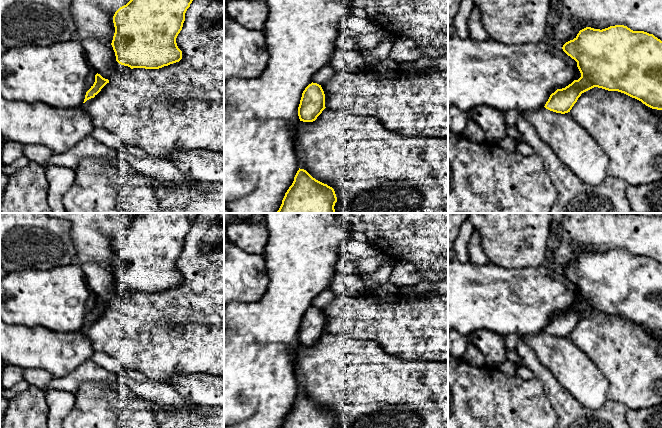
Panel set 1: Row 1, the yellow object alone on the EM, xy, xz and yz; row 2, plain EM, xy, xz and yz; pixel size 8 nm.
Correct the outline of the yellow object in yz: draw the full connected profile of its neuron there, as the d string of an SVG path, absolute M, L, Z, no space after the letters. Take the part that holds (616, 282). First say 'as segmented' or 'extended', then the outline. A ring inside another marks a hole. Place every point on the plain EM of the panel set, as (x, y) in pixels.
as segmented; M624 249L602 254L586 251L562 273L577 286L581 301L552 317L544 330L546 333L568 337L582 317L598 311L624 317L652 333L662 334L662 265L653 258L633 255Z

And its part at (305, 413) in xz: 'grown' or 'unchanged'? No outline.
unchanged

